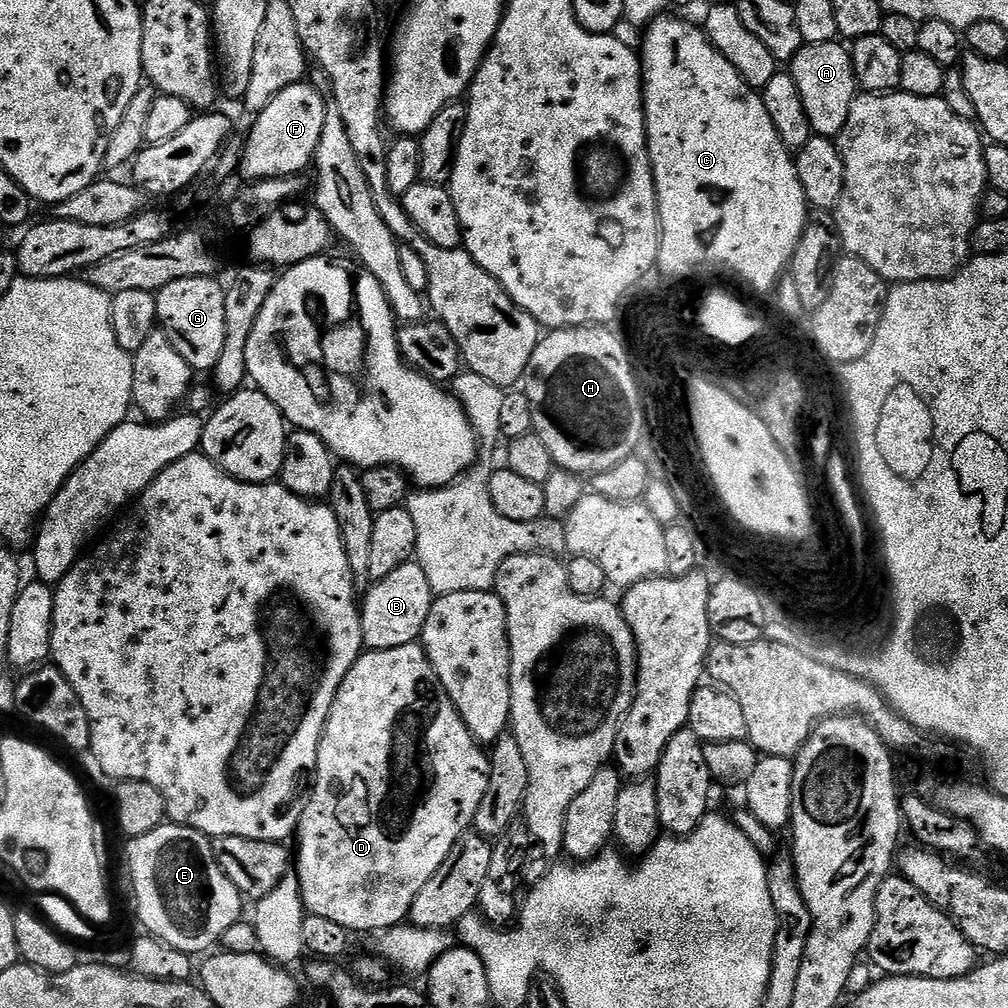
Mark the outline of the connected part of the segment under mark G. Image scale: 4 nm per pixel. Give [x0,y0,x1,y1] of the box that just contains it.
[155,276,226,373]

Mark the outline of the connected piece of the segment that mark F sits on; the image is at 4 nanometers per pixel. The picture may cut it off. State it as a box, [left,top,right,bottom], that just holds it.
[239,82,325,182]

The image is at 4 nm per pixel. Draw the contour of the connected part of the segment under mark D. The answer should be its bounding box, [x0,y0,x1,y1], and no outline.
[294,643,492,934]

